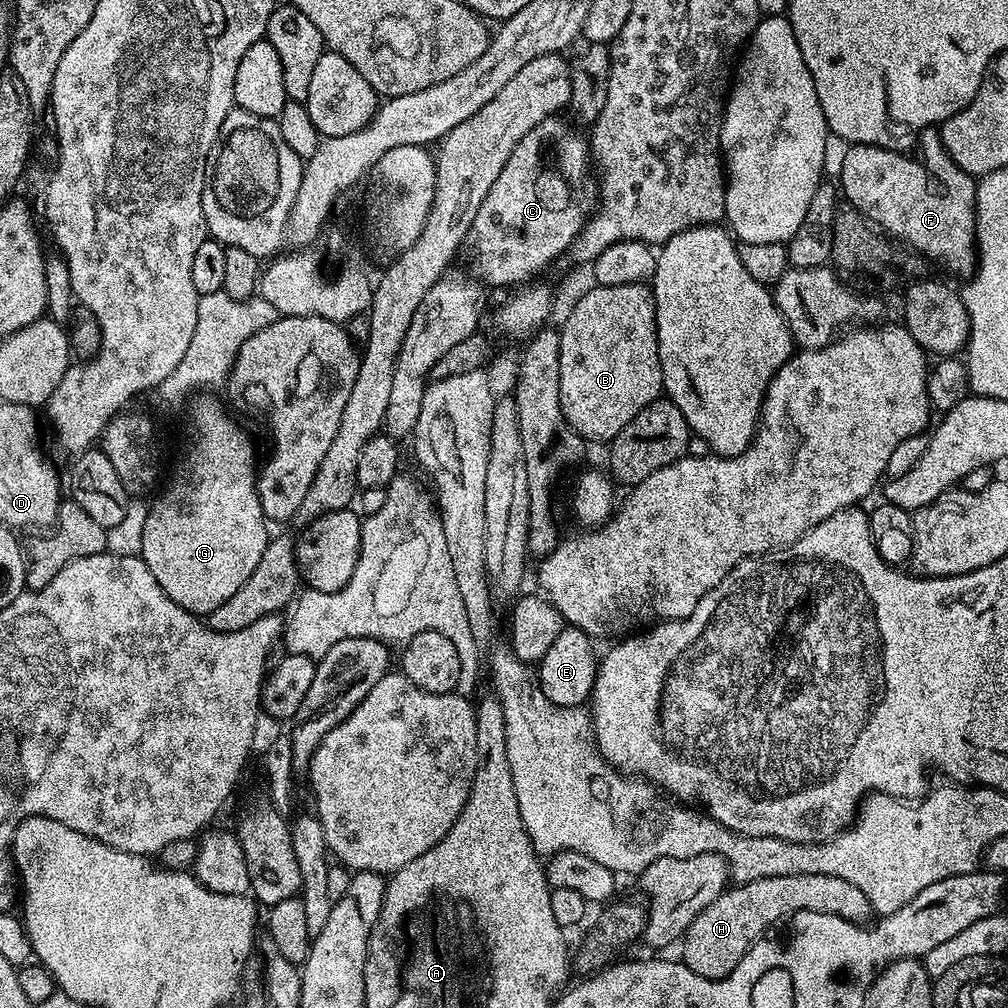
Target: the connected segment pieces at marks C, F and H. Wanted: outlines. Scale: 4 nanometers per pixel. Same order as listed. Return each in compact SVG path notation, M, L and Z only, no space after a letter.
M559 115L547 116L518 142L478 208L470 235L470 246L472 244L472 252L476 255L472 260L476 267L475 275L485 285L508 288L511 284L523 285L528 282L523 280L538 275L547 264L554 263L563 252L565 255L571 249L577 234L591 220L593 212L597 211L598 180L590 159L589 141L585 133L583 136L575 132L566 121L560 119Z
M935 127L925 128L919 133L918 148L919 144L920 160L911 160L911 155L891 152L889 148L880 148L877 144L851 145L840 164L838 184L842 189L843 199L853 204L867 218L869 224L887 234L893 241L907 246L913 253L923 256L935 267L937 264L938 267L945 268L952 276L971 277L978 263L977 181L970 174L966 174L966 170L959 168L950 158L950 154L946 154L940 141L940 133Z
M790 874L782 878L758 878L758 882L736 884L724 889L724 893L694 922L682 937L684 956L682 963L694 974L707 980L726 978L742 962L753 944L765 935L764 932L775 920L791 917L797 912L825 912L847 920L864 922L873 915L870 902L858 886L846 882L846 878L834 878L826 874Z

